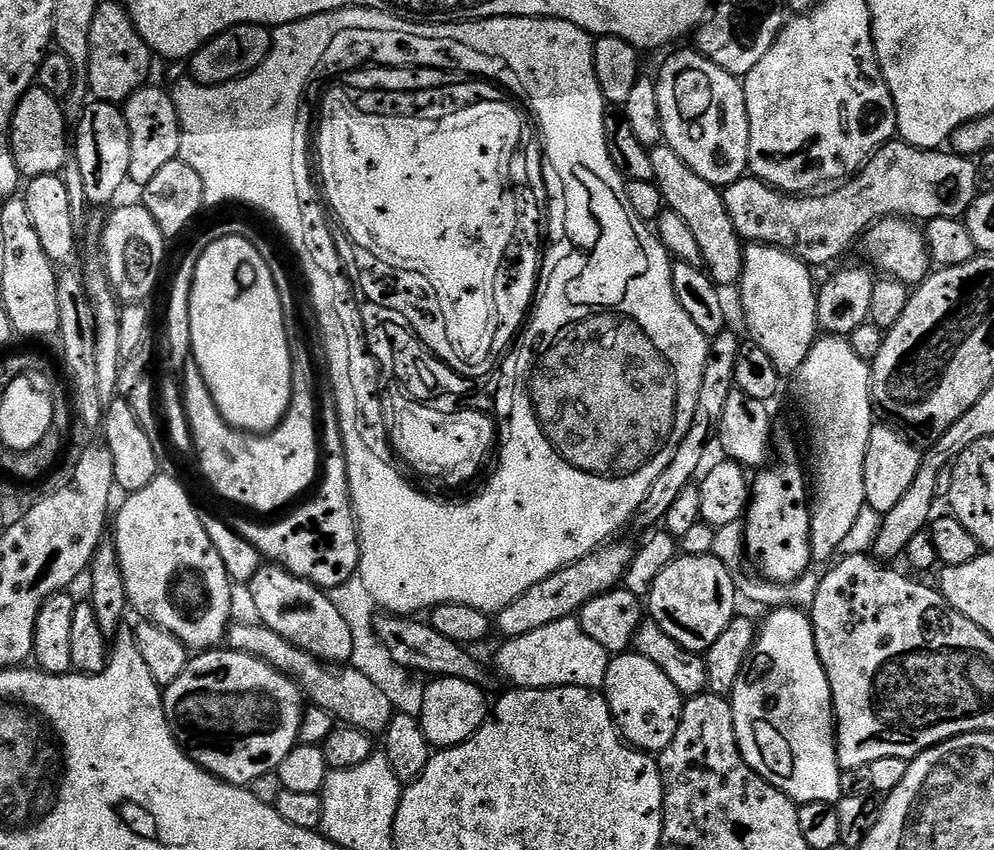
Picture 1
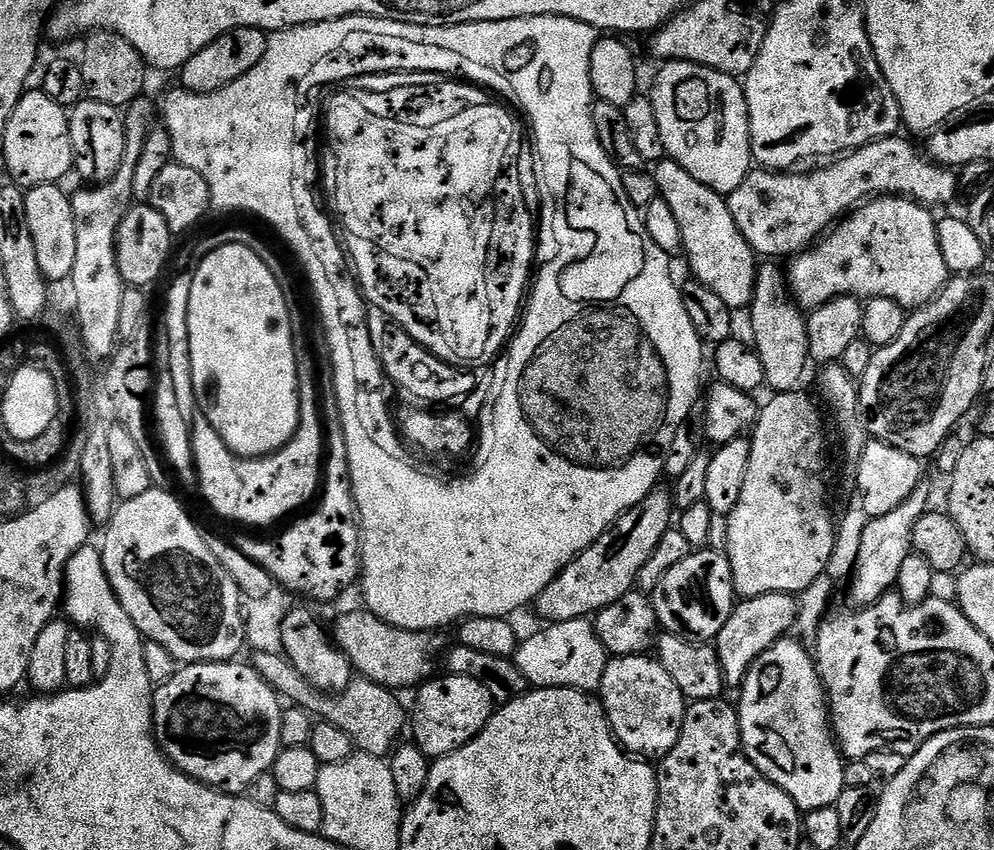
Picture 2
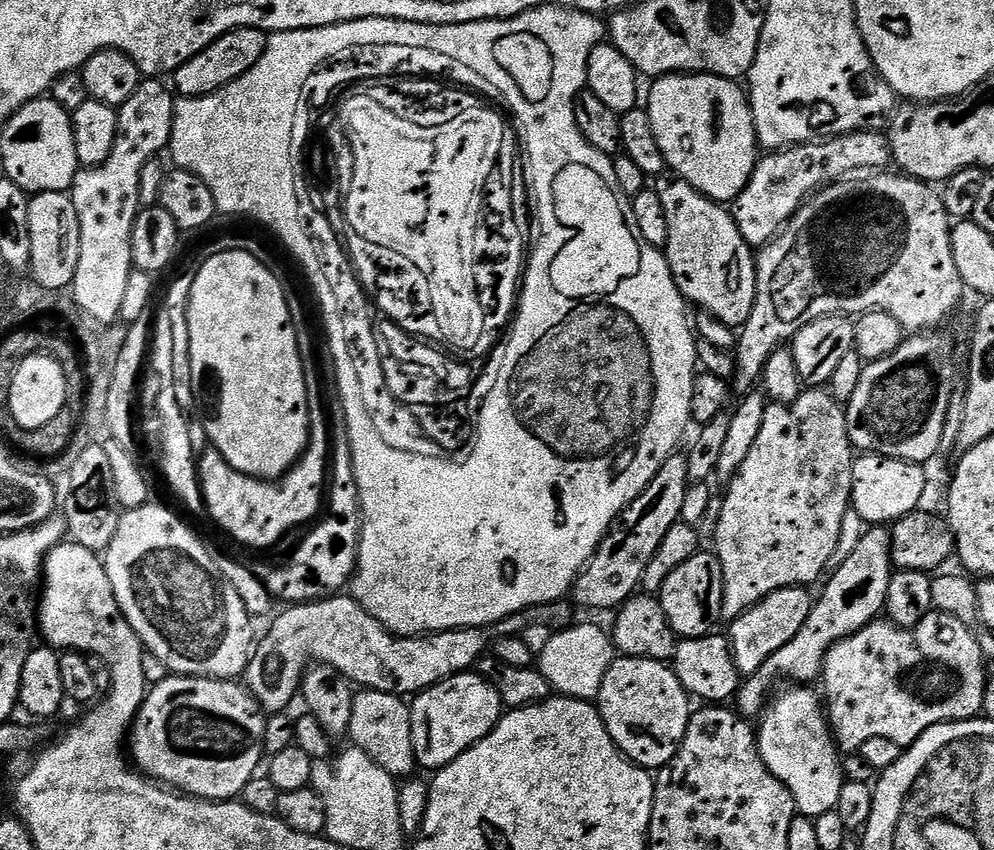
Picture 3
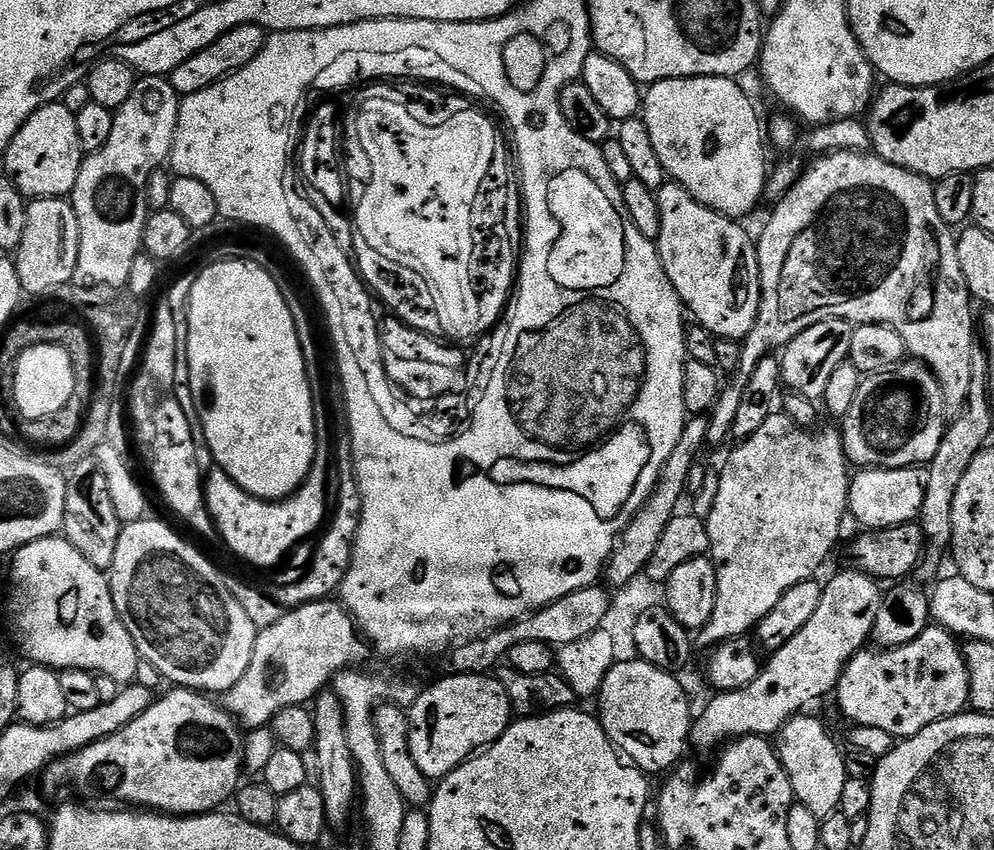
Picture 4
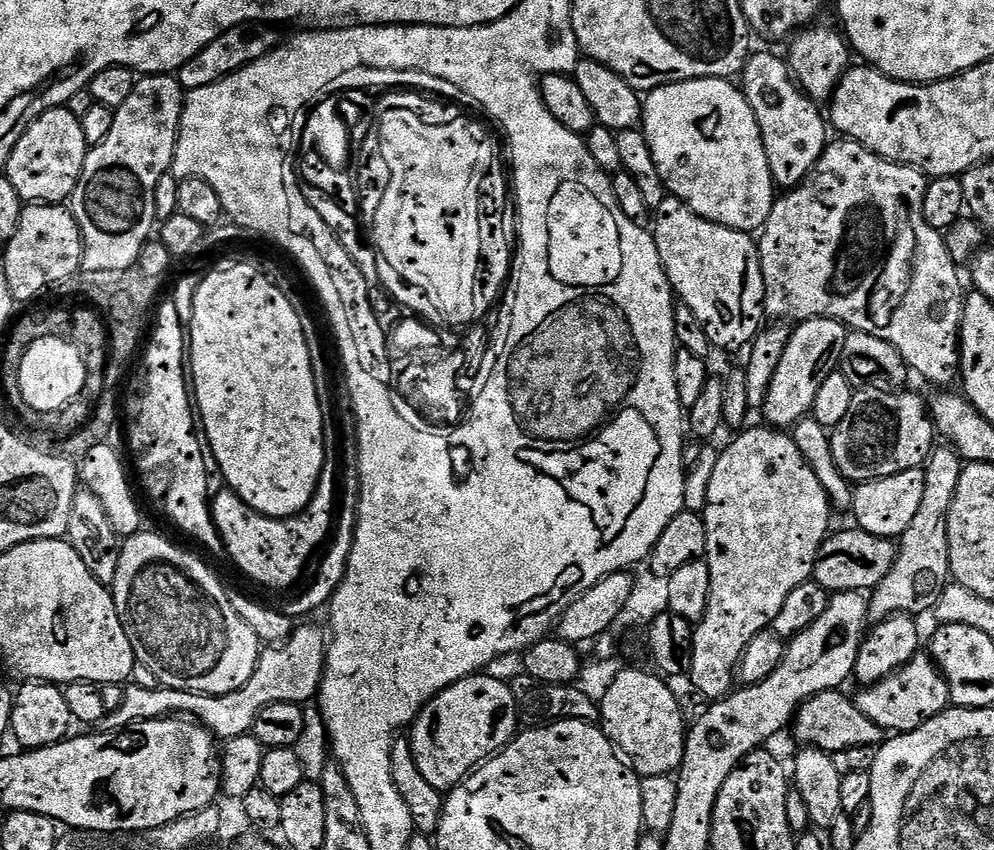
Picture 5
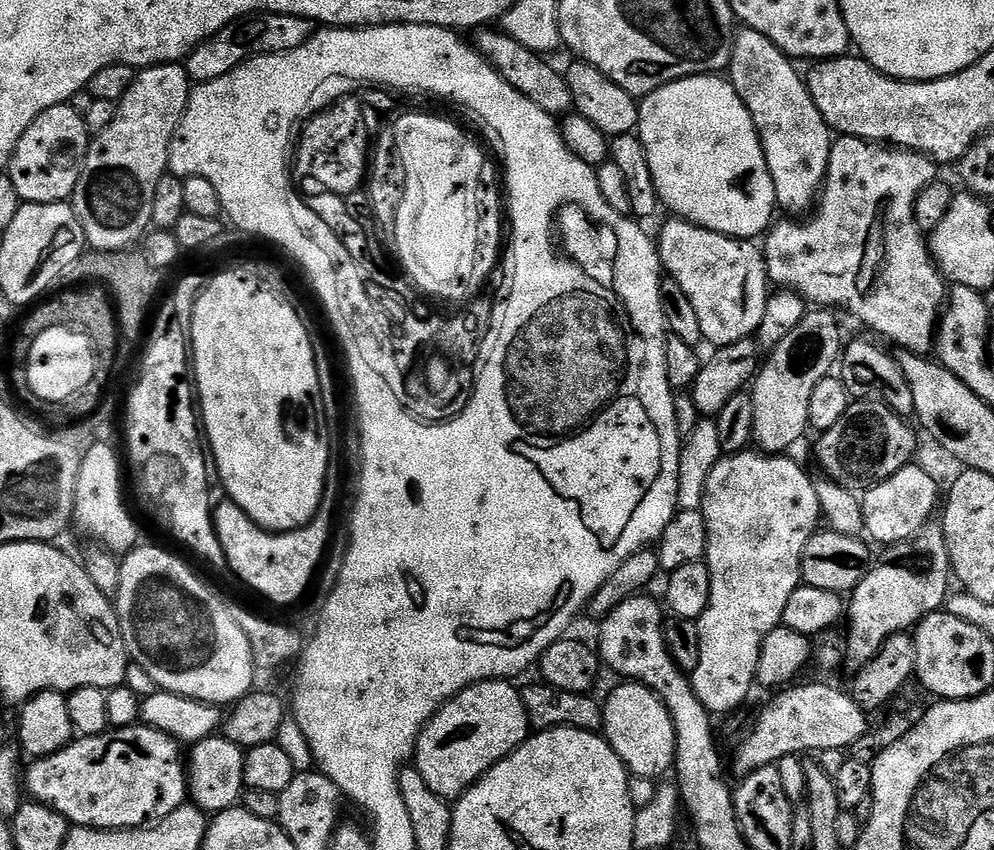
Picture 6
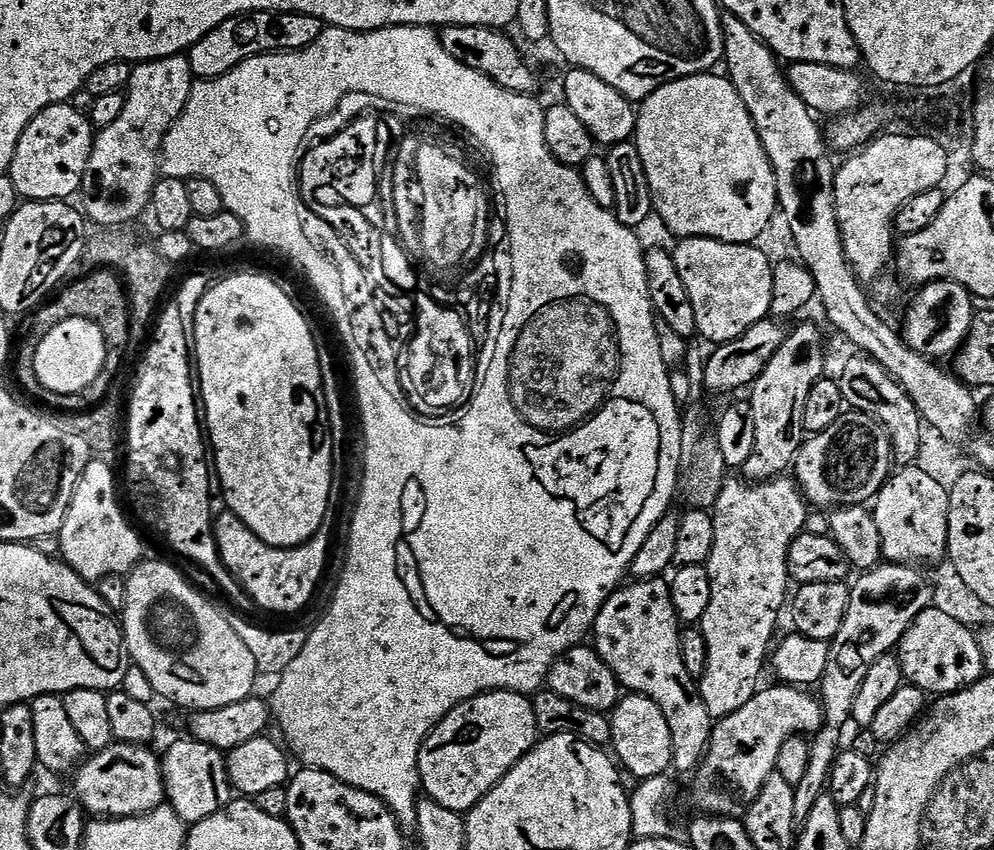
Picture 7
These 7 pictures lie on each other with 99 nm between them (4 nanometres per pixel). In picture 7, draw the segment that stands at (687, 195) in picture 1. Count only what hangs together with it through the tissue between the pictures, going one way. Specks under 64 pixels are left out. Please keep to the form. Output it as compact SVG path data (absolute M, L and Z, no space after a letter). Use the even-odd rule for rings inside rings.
M690 236L679 241L677 248L671 249L674 258L674 266L678 266L678 274L682 278L683 284L686 286L686 294L690 294L690 303L694 305L694 318L696 319L696 330L701 337L709 339L716 345L728 344L734 338L738 338L742 334L746 334L746 330L750 330L750 326L757 324L759 320L769 319L772 310L772 270L773 261L768 261L768 256L762 249L756 248L755 243L751 244L727 244L721 240L711 240L710 238L702 238L701 236Z

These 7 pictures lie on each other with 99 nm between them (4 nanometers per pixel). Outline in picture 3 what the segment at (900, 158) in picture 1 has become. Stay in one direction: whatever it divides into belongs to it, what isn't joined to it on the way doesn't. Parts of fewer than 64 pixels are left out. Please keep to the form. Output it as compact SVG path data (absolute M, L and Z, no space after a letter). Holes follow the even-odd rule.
M880 130L847 132L844 136L830 136L807 144L795 144L793 148L772 150L757 159L750 182L746 182L744 189L731 201L730 211L742 238L759 250L772 243L788 227L797 210L821 188L865 170L887 169L892 163L892 148L887 135Z

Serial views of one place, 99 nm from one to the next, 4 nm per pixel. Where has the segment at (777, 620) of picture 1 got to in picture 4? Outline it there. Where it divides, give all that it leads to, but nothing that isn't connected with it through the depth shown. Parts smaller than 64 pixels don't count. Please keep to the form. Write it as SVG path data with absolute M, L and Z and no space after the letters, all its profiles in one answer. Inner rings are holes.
M801 714L788 721L778 733L778 751L786 774L792 783L795 803L806 806L818 817L826 817L837 811L842 802L842 786L846 786L848 775L844 765L842 748L832 741L824 724L812 714Z

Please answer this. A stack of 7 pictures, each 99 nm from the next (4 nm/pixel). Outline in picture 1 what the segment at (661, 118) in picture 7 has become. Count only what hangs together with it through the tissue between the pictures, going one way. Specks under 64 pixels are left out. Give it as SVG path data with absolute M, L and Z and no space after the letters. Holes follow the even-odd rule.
M695 50L674 53L661 66L655 82L664 144L672 148L698 178L706 178L706 182L727 186L745 179L750 126L743 83Z

